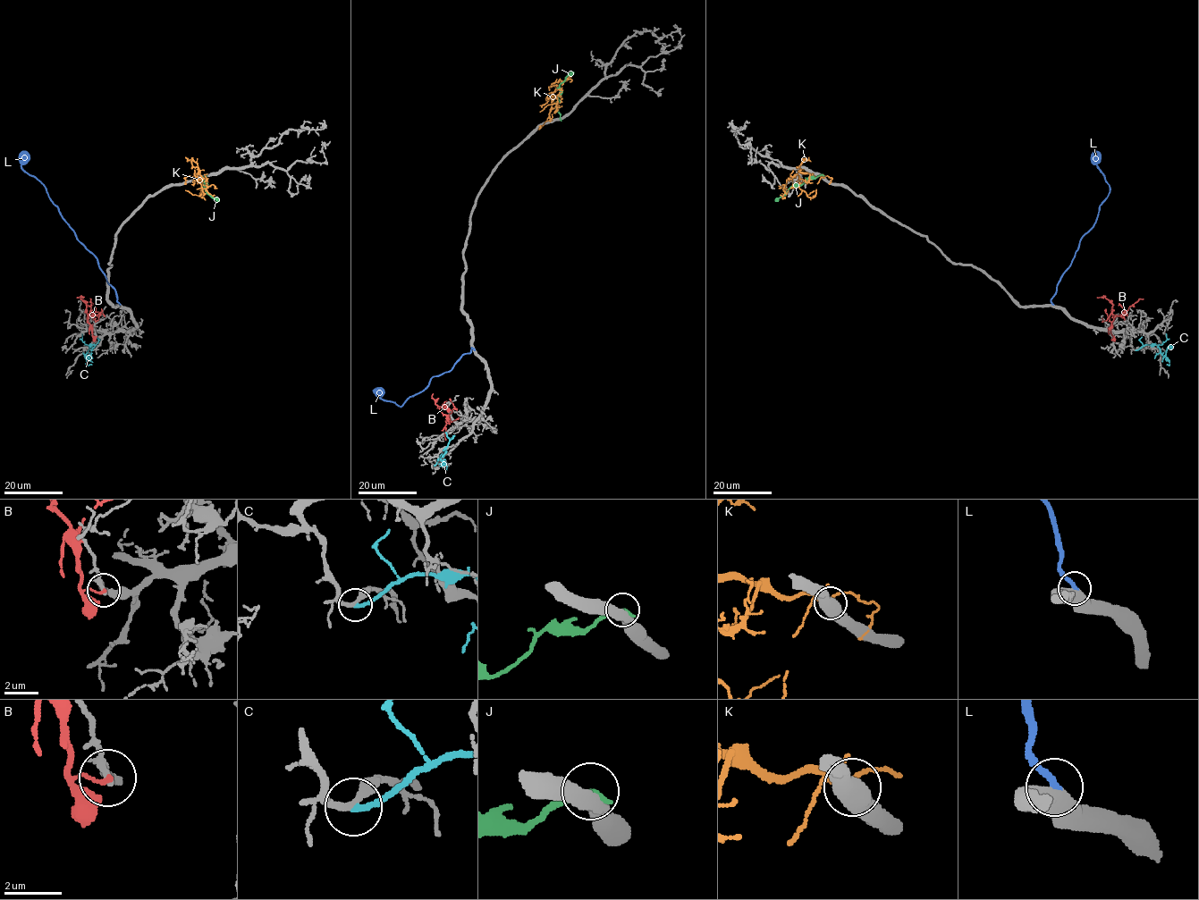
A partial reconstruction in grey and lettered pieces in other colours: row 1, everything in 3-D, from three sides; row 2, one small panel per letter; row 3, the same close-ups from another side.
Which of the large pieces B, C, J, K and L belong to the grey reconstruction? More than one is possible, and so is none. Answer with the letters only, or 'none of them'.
L

